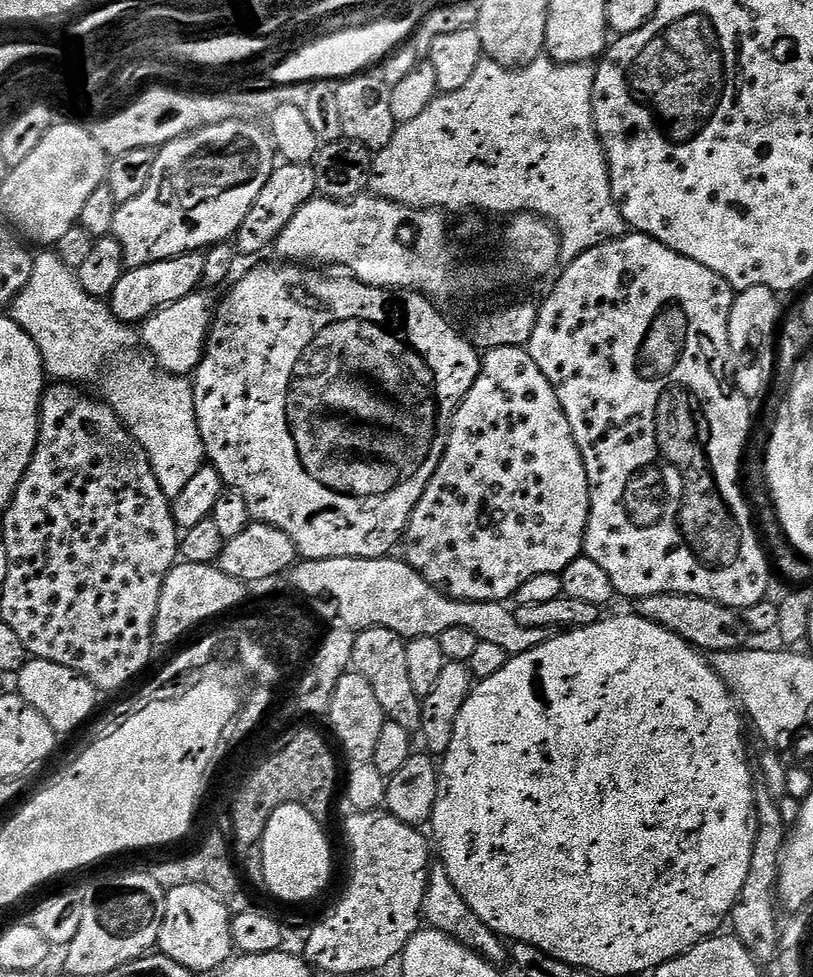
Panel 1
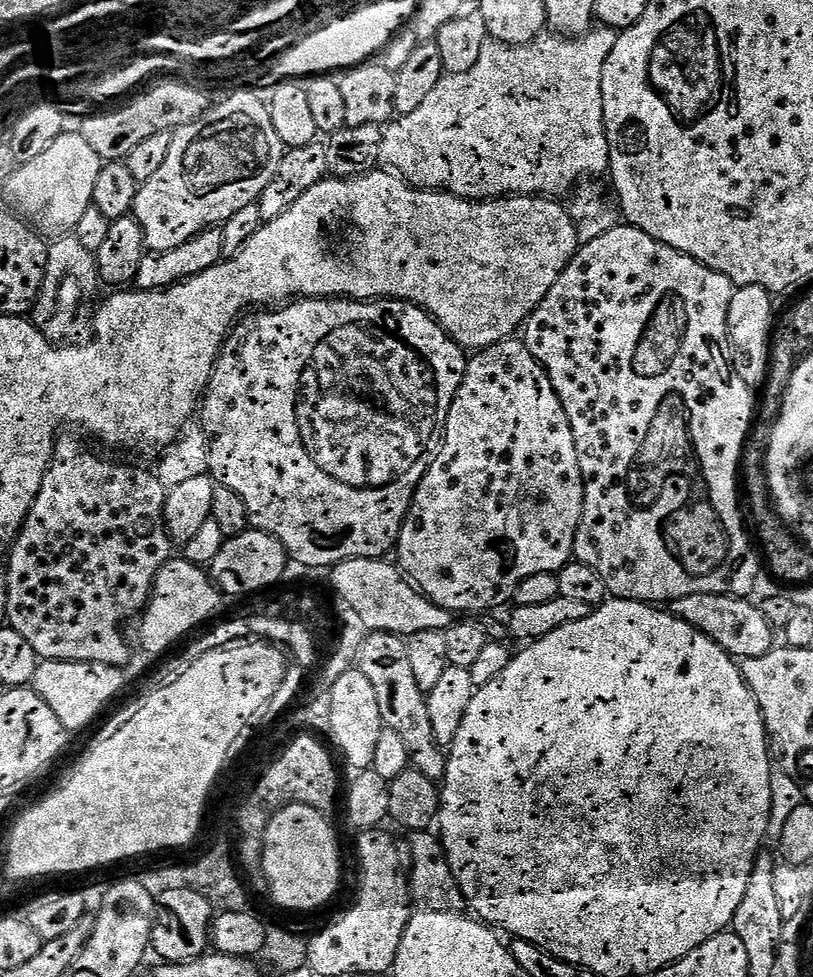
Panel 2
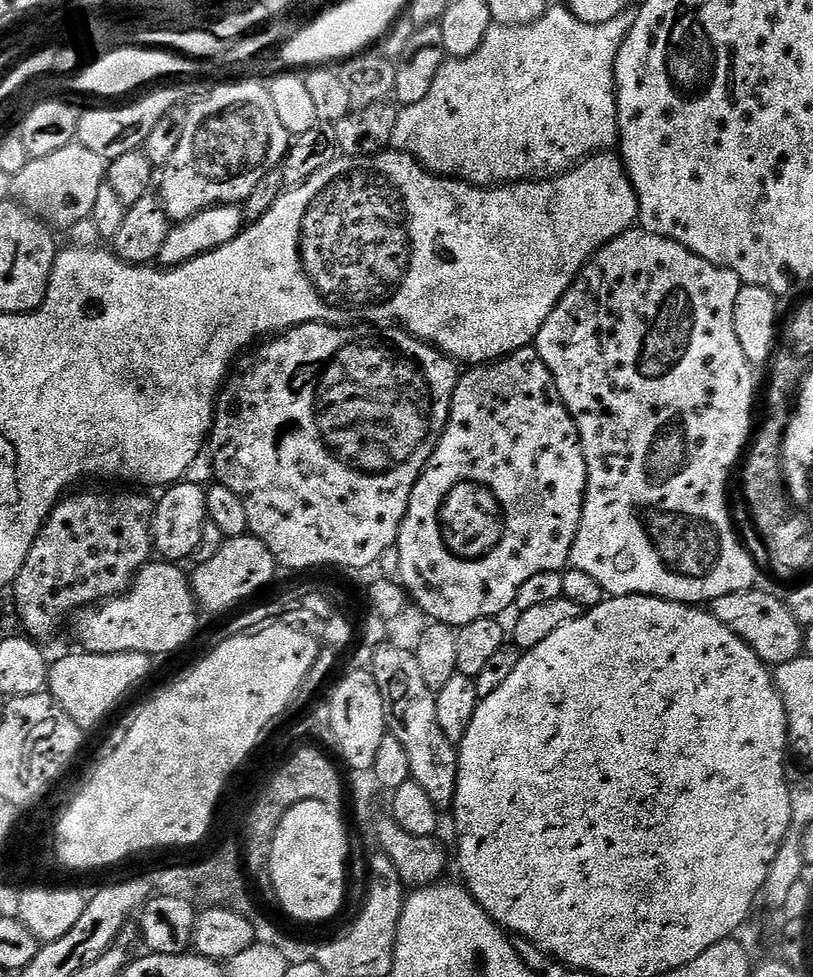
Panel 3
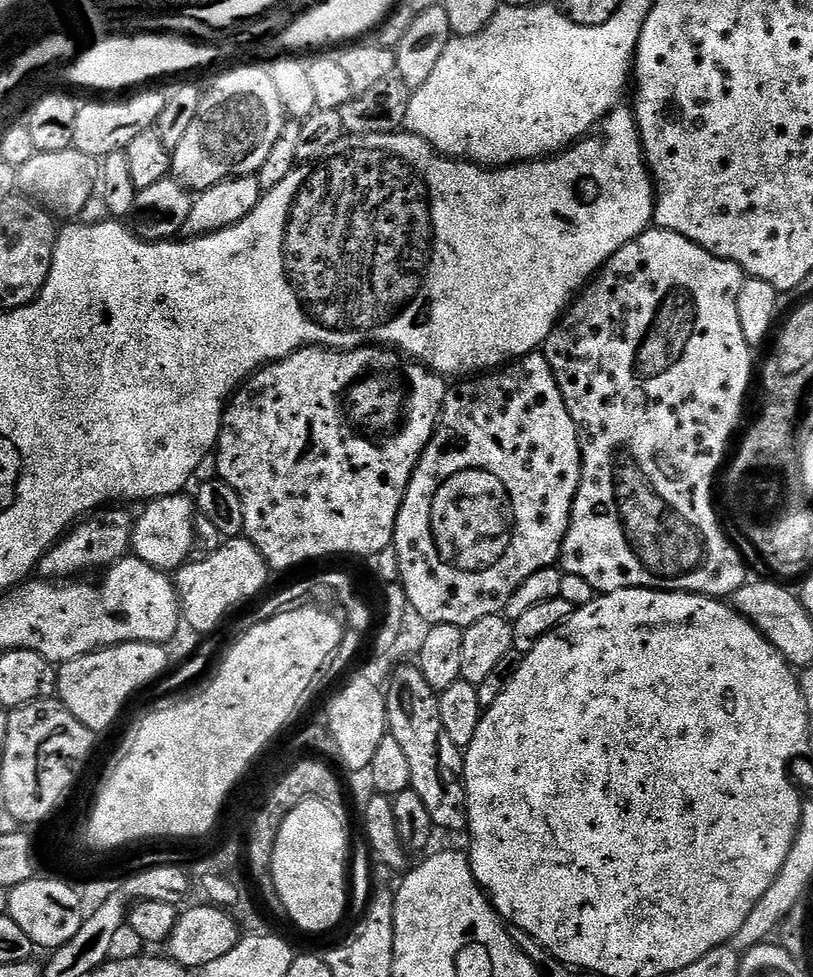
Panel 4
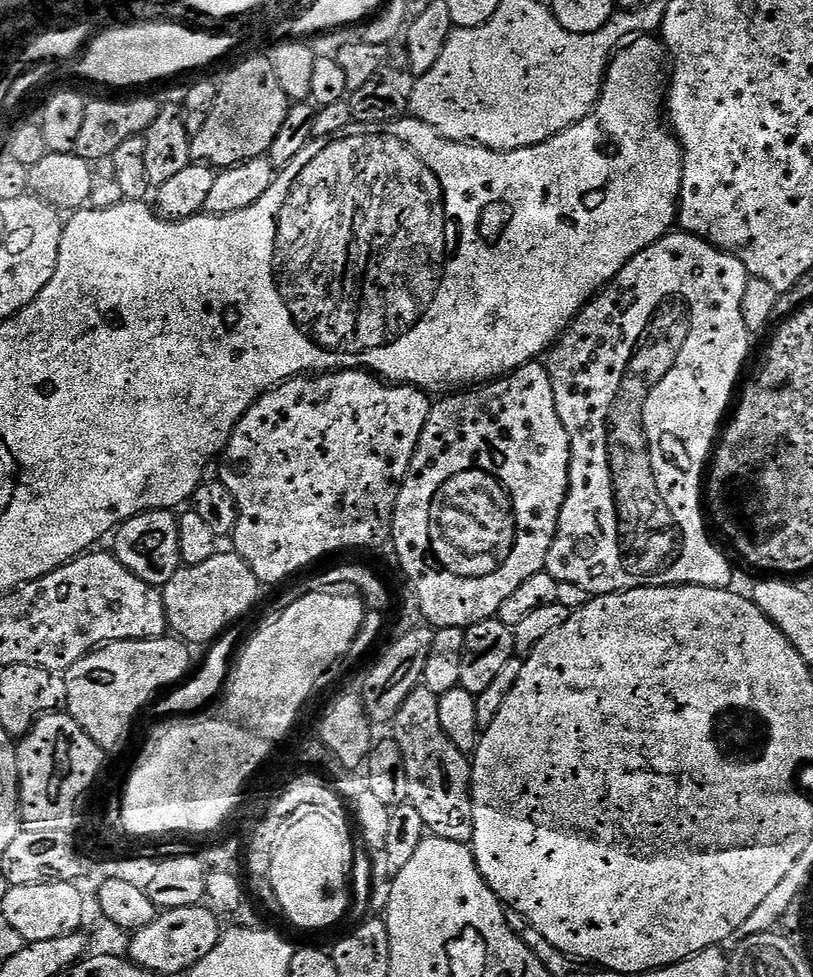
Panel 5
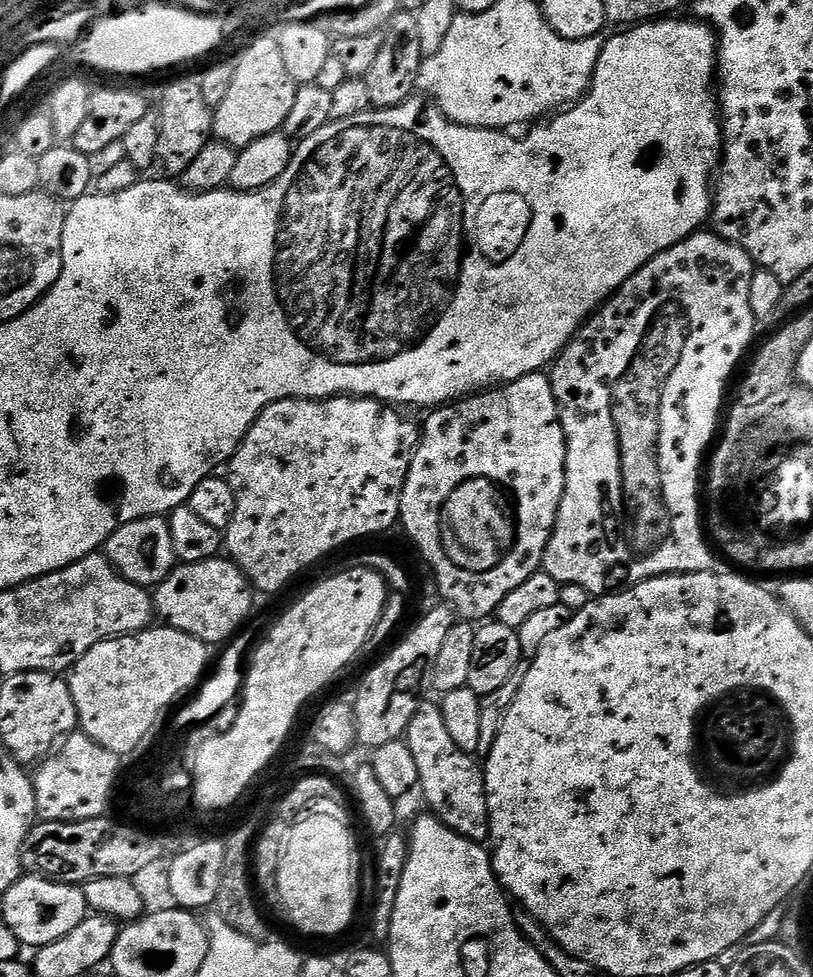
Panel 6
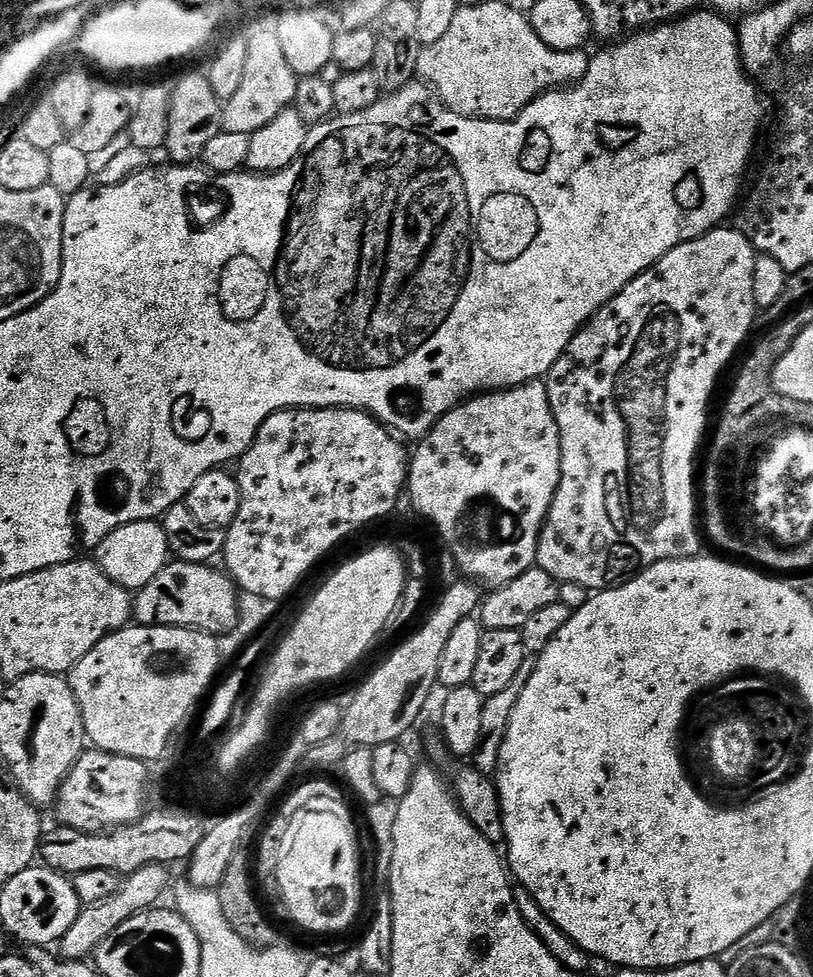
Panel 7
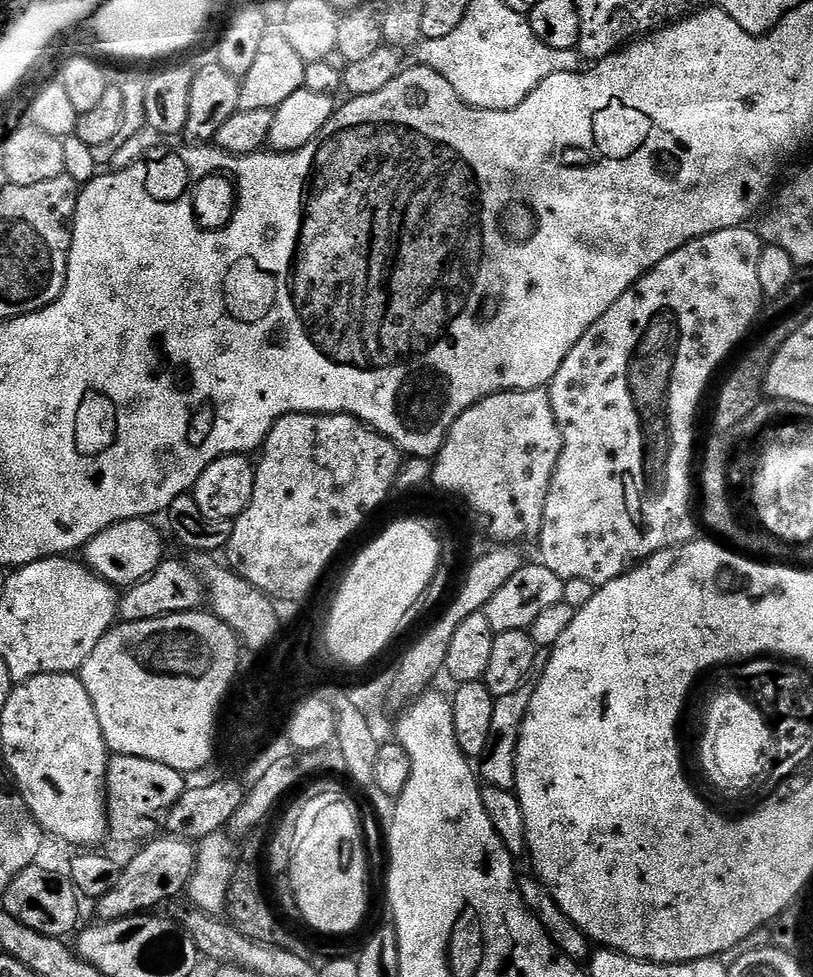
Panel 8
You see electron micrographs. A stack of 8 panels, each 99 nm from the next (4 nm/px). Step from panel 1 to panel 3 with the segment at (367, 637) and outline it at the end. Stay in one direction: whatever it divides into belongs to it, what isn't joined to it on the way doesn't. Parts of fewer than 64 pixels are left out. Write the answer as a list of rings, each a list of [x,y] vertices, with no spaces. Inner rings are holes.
[[[392,643],[378,646],[370,669],[382,694],[384,727],[387,735],[398,738],[406,749],[406,758],[410,758],[411,780],[418,782],[418,786],[430,794],[430,802],[438,806],[451,805],[456,799],[457,745],[448,741],[446,734],[442,734],[442,726],[438,726],[436,693],[428,689],[426,682],[422,682],[415,651],[411,647],[403,648]]]

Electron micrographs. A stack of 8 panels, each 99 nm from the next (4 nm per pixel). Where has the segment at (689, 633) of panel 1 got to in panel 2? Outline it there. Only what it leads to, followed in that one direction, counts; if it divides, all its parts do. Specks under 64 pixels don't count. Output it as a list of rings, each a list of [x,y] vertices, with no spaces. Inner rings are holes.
[[[690,594],[686,598],[671,601],[670,611],[673,616],[690,622],[698,630],[716,642],[732,657],[741,661],[750,658],[762,658],[774,647],[774,629],[766,618],[759,603],[751,604],[751,599],[742,596],[719,596],[718,594]]]

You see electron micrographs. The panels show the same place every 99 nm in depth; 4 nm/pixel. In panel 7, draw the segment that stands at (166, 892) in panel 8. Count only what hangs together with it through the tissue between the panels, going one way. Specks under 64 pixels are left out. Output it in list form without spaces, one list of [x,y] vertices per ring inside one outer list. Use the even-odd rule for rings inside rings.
[[[151,864],[144,866],[142,870],[132,873],[123,881],[122,887],[117,896],[103,900],[100,904],[89,904],[81,911],[79,918],[70,926],[70,930],[59,941],[58,948],[65,960],[87,961],[95,953],[122,922],[134,918],[140,912],[146,912],[149,908],[161,903],[160,895],[168,888],[169,869],[163,864]],[[61,948],[61,949],[60,949]]]

